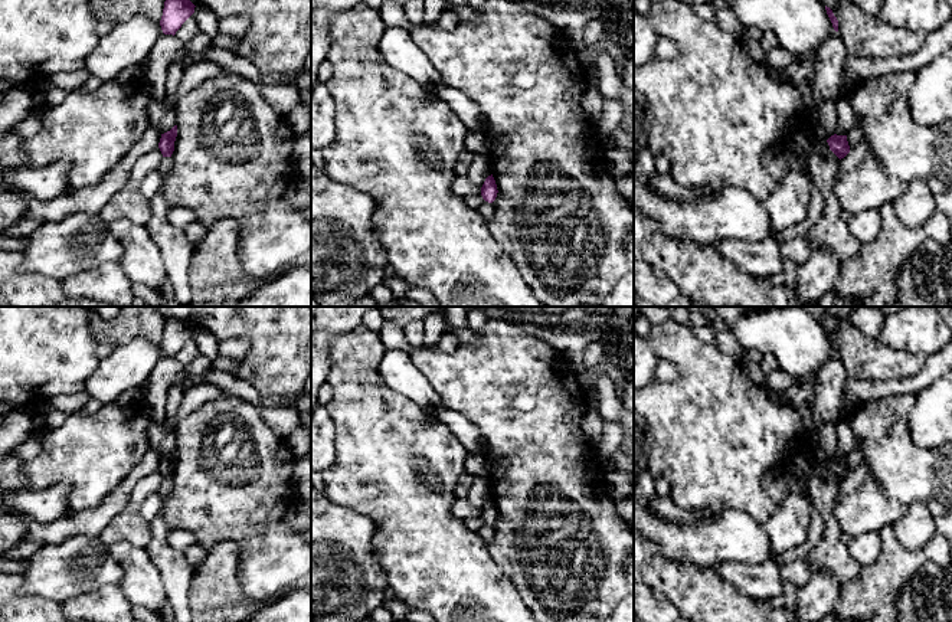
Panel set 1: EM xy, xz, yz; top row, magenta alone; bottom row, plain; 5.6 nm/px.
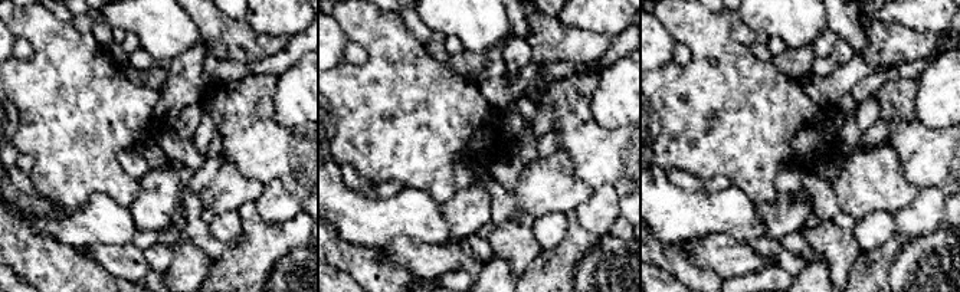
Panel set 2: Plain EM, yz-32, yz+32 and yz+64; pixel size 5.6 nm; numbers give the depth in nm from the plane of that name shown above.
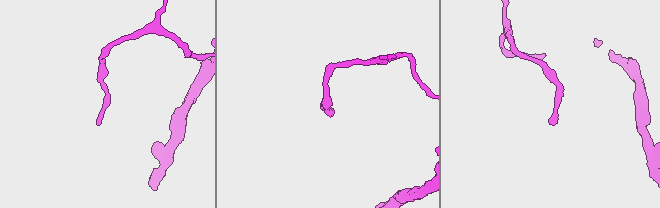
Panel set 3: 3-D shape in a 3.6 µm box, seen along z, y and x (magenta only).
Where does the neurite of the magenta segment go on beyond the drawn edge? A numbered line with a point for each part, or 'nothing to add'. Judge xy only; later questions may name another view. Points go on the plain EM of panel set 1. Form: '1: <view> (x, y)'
nothing to add

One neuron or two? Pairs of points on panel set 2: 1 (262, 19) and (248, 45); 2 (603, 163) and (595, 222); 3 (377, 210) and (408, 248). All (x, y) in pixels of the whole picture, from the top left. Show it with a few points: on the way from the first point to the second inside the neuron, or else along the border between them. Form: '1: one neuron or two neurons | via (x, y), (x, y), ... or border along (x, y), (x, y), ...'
1: two neurons | border along (245, 19), (259, 32), (285, 35), (288, 38)
2: two neurons | border along (595, 186), (610, 184), (621, 196)
3: two neurons | border along (432, 243), (395, 236), (379, 248)

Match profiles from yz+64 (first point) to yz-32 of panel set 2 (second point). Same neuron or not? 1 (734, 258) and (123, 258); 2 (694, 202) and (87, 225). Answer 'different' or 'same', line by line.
1: same
2: same

